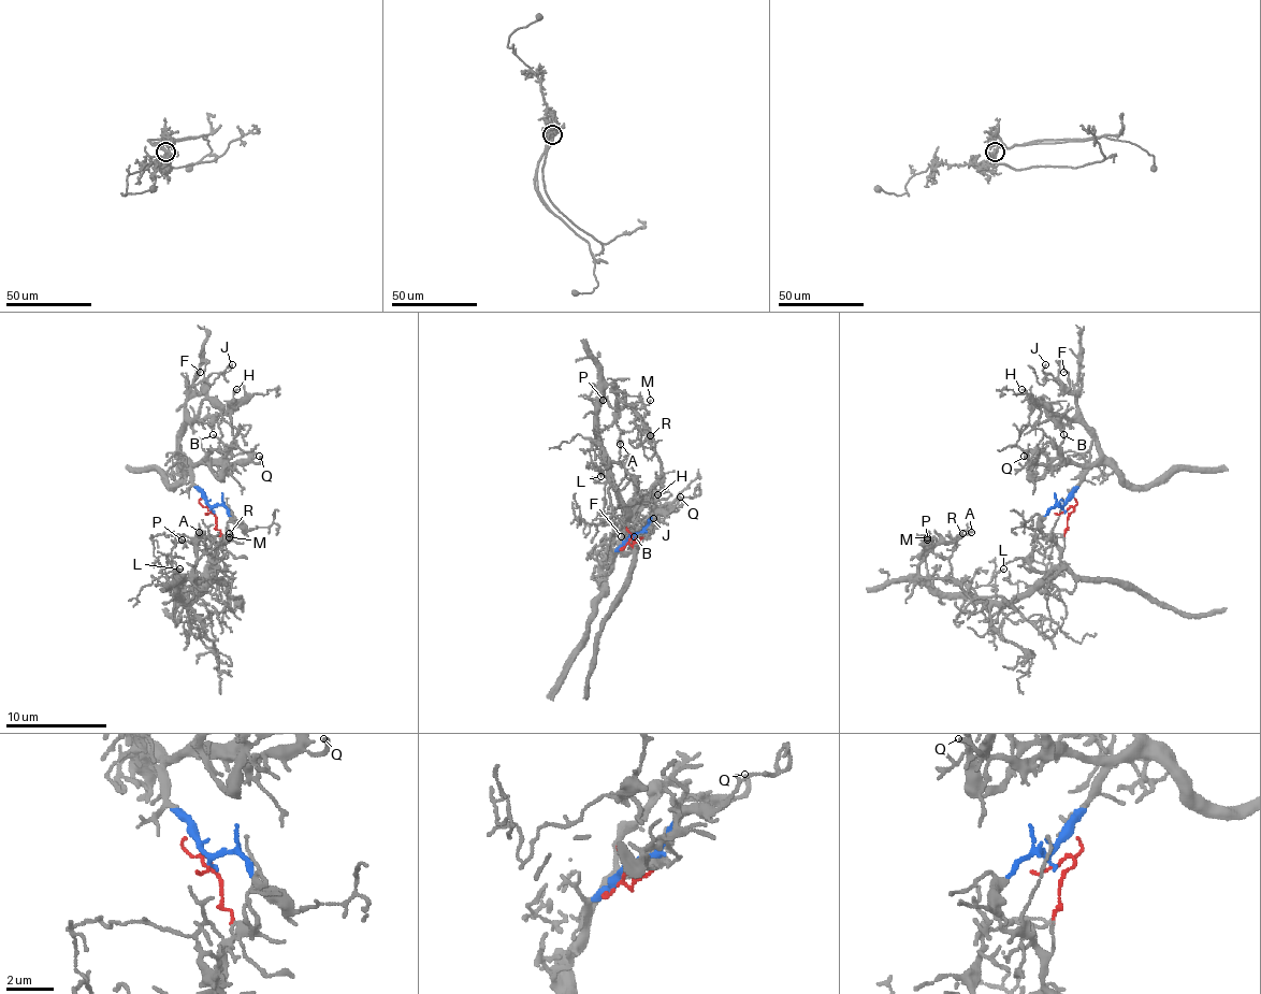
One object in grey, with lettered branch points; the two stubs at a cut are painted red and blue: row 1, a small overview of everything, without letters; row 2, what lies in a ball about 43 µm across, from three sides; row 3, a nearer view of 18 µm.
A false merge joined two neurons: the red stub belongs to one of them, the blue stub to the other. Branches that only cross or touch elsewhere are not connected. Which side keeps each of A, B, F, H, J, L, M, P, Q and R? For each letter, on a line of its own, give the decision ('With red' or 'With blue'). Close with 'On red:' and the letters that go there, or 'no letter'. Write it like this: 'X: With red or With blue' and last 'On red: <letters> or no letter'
A: With red
B: With blue
F: With blue
H: With blue
J: With blue
L: With red
M: With red
P: With red
Q: With blue
R: With red
On red: A, L, M, P, R

